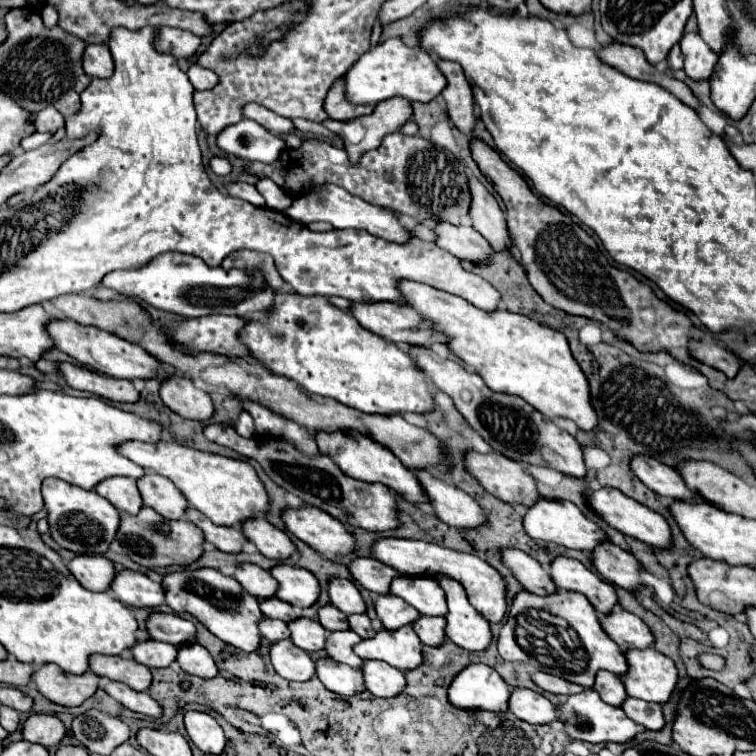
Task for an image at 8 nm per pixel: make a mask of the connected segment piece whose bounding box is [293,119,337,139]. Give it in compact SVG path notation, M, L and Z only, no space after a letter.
M293 119L293 123L305 135L315 135L315 137L323 137L323 139L337 137L335 133L331 133L329 129L325 129L321 123L311 123L311 121L305 121L305 119Z

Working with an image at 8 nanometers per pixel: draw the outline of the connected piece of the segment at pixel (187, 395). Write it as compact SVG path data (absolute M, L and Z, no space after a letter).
M173 373L171 377L161 381L159 395L163 403L185 419L199 419L205 421L213 415L213 403L209 393L197 389L193 381L185 375Z

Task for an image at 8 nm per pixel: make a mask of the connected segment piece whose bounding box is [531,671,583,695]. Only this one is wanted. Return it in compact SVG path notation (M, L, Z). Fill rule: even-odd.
M533 671L531 679L543 691L551 691L551 693L557 693L557 695L571 695L571 693L581 693L583 691L581 685L569 683L569 681L561 679L561 677L555 677L555 675L549 675L549 673L543 673L543 671Z

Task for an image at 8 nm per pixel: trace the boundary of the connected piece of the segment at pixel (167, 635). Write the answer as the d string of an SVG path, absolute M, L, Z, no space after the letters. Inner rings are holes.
M153 611L153 613L149 613L145 627L147 627L149 637L155 639L155 641L165 641L165 643L171 643L171 645L177 645L177 647L195 641L193 623L181 619L175 613Z

